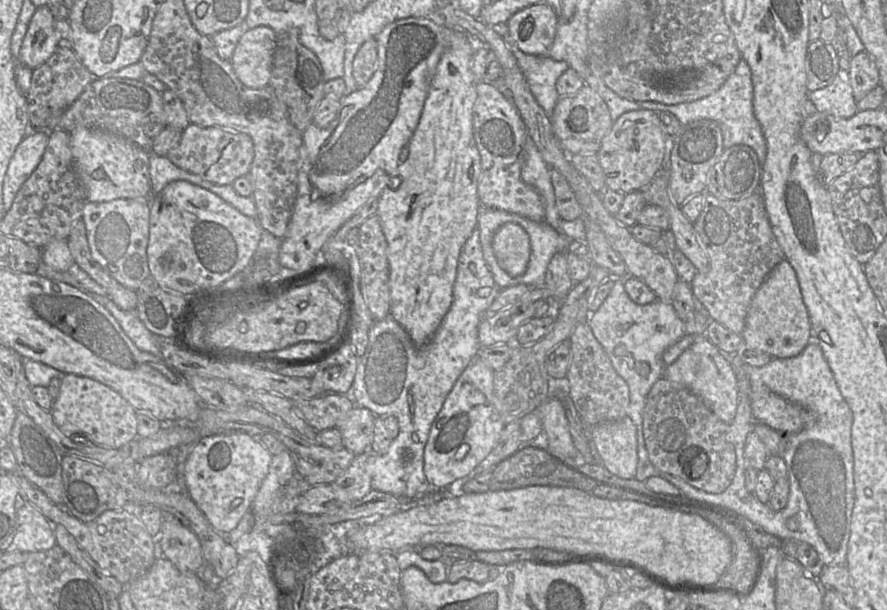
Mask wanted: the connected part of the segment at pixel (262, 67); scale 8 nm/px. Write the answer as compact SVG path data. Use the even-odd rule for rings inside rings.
M267 26L248 29L239 39L230 59L238 79L248 88L268 85L277 34Z

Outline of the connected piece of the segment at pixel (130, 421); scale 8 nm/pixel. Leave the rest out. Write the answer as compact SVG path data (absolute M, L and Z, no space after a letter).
M64 375L51 413L65 436L83 436L90 443L103 448L118 449L138 437L138 412L112 388L88 377Z

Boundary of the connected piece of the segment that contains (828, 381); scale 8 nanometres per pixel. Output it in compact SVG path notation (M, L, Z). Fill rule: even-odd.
M810 336L809 343L805 346L805 348L796 356L789 358L773 358L767 364L763 366L752 366L747 363L744 363L744 372L747 375L750 386L754 382L762 382L769 390L772 392L784 397L785 399L797 403L806 409L812 411L816 414L816 421L814 424L809 427L793 434L785 434L786 442L785 448L781 454L782 458L785 461L787 467L787 477L789 480L789 496L787 505L780 511L774 511L767 505L762 504L758 499L753 496L747 496L746 498L750 500L750 506L752 506L752 511L754 510L755 514L753 516L747 517L748 520L753 522L754 524L762 527L767 533L778 537L781 540L798 540L805 542L812 546L819 555L820 560L824 565L845 565L848 542L850 537L850 525L851 525L851 516L852 510L854 506L854 479L853 479L853 452L851 446L851 427L853 422L852 411L841 395L841 392L837 386L833 373L823 355L821 347L817 343L817 341L812 341Z

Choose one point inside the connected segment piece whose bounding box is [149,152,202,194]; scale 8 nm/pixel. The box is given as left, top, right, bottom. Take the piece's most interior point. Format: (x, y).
(162, 171)

